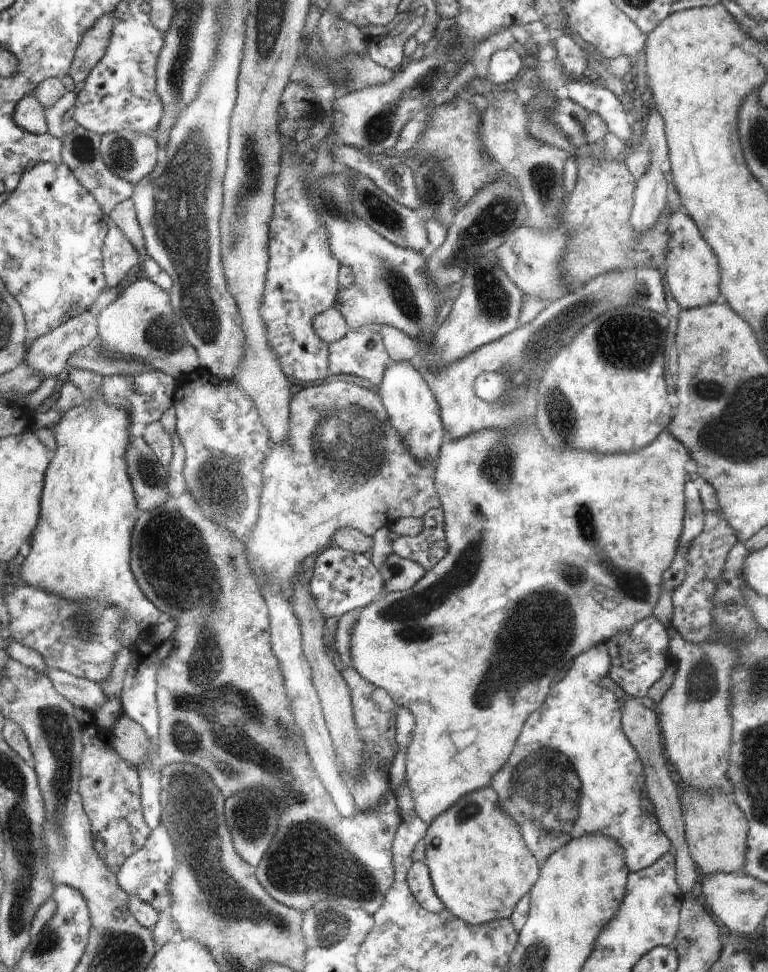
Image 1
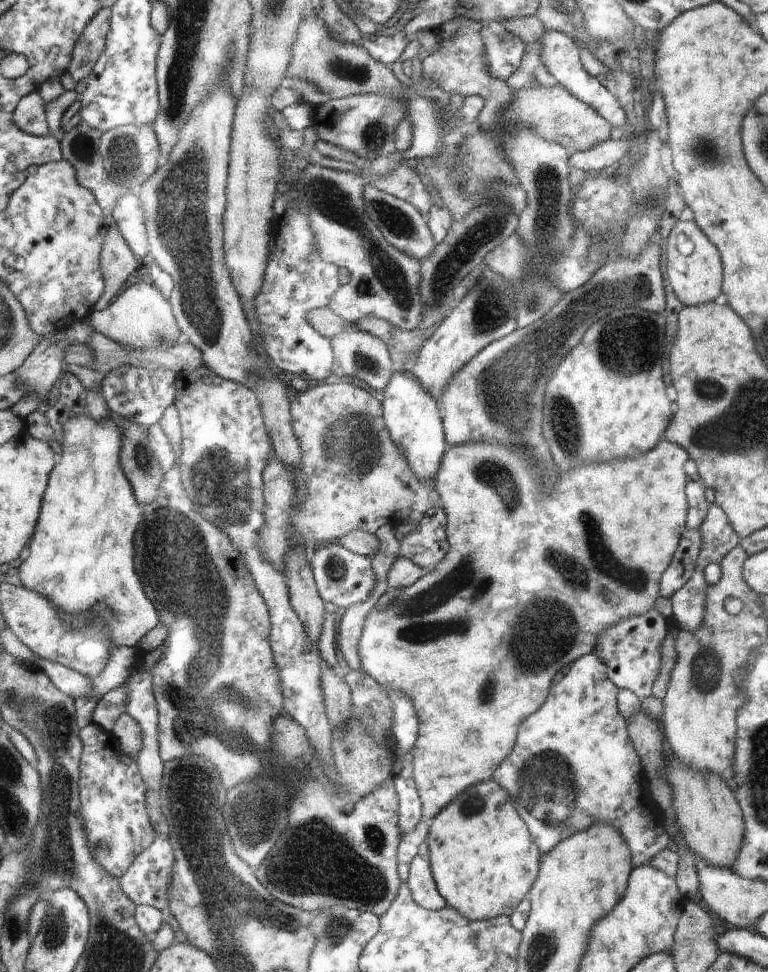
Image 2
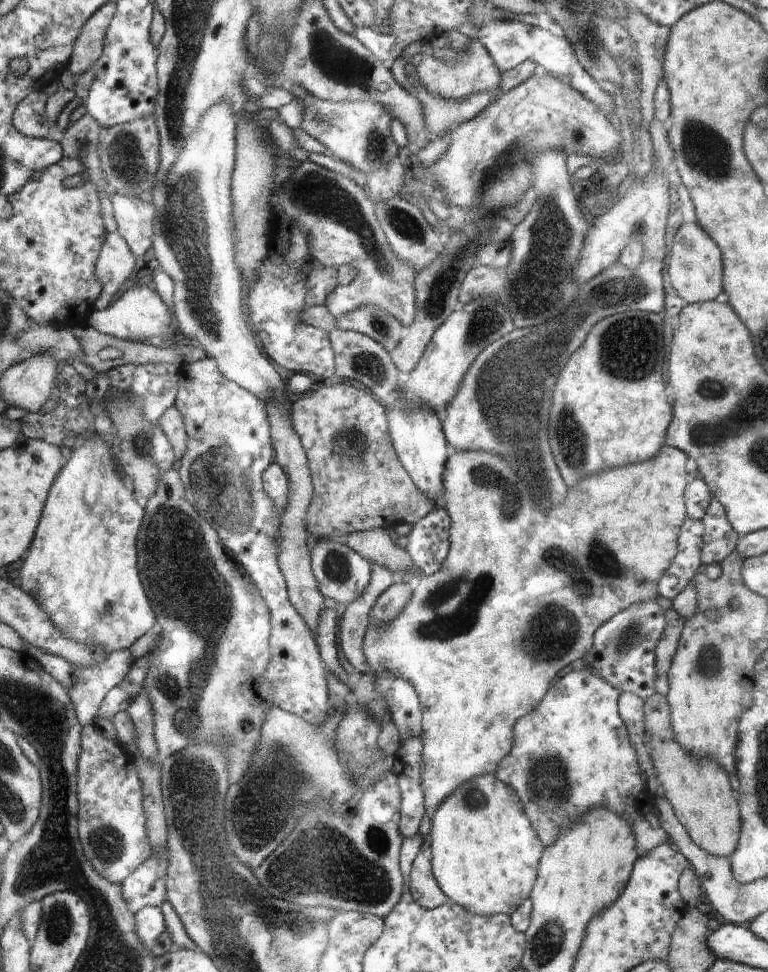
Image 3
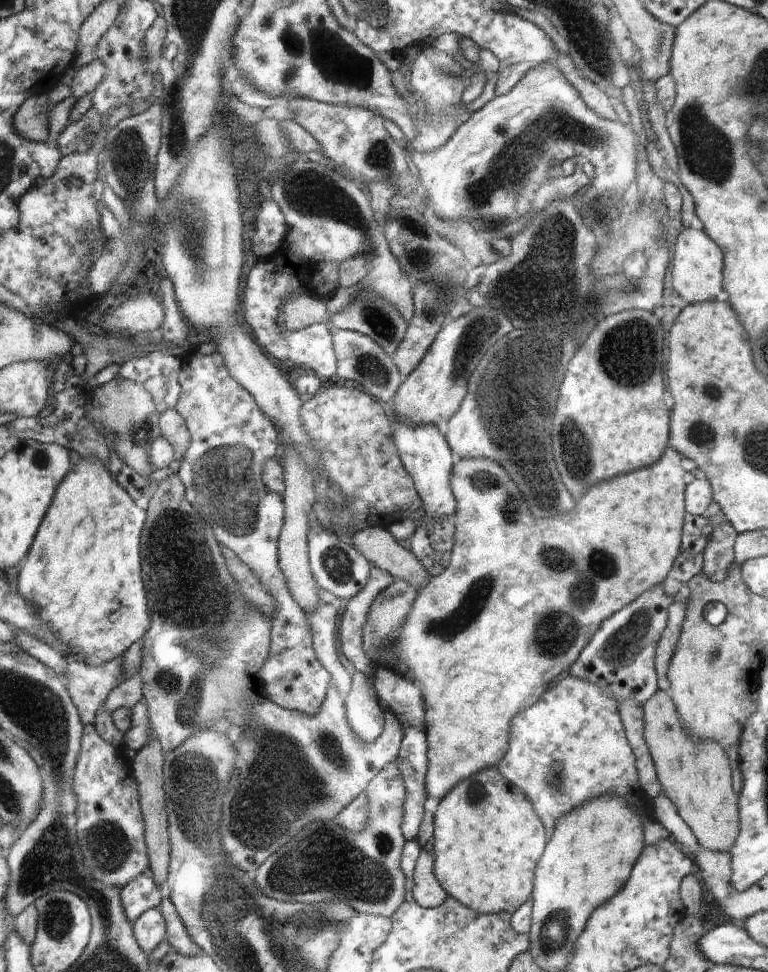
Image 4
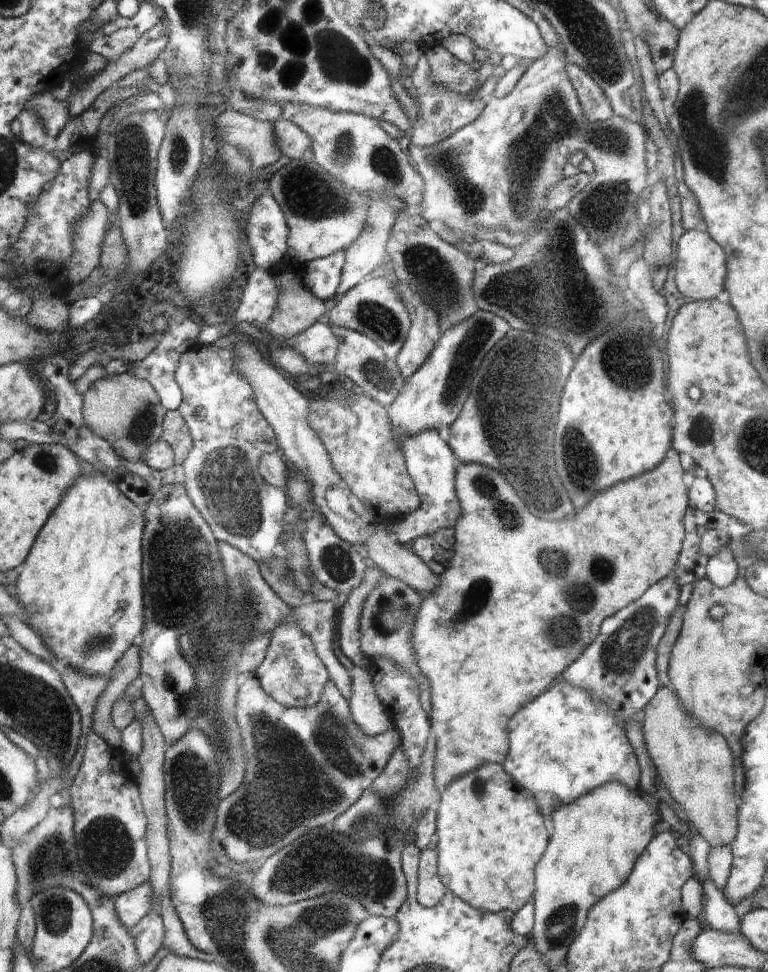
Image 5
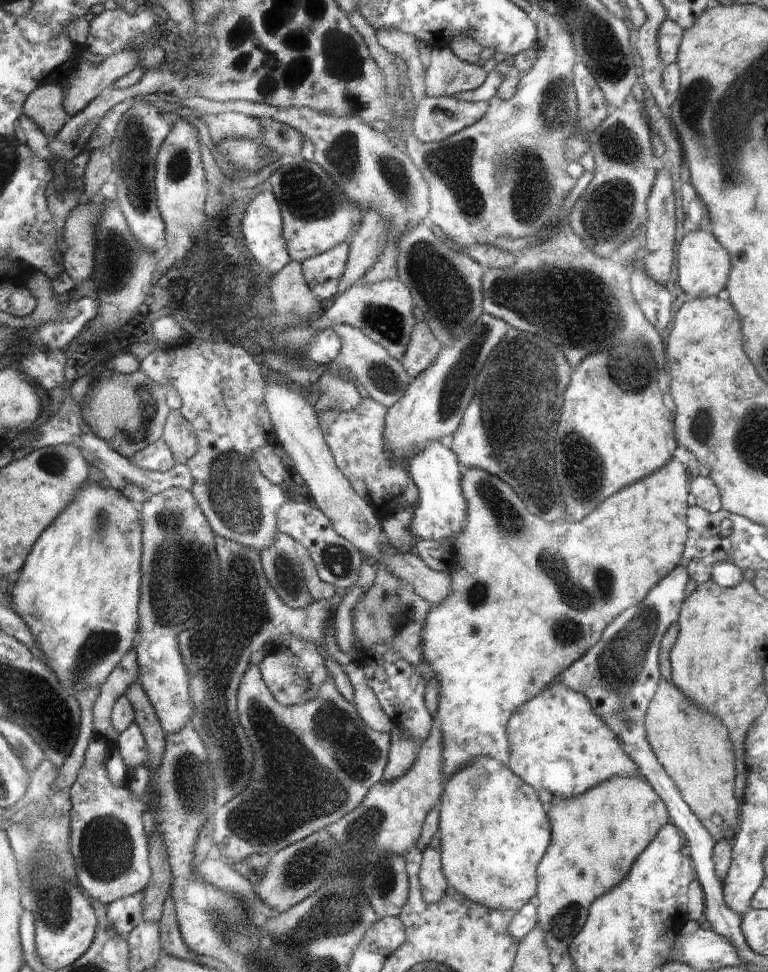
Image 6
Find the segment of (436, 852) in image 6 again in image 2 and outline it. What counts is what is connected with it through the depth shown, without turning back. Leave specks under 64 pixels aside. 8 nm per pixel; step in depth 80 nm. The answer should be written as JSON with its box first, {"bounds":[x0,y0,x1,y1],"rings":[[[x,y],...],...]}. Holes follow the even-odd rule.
{"bounds":[407,840,448,911],"rings":[[[425,840],[424,846],[420,846],[420,854],[416,853],[409,864],[407,885],[416,904],[435,911],[448,906],[448,904],[434,882],[429,863],[429,852],[426,852],[428,850],[426,843]]]}

